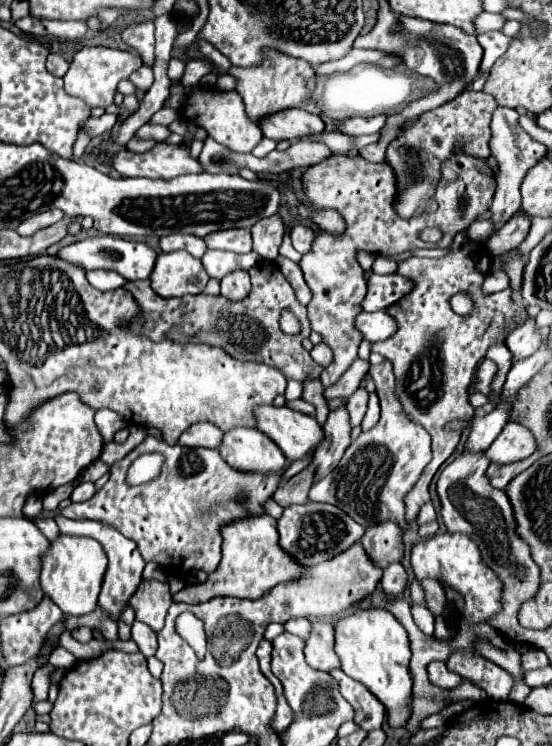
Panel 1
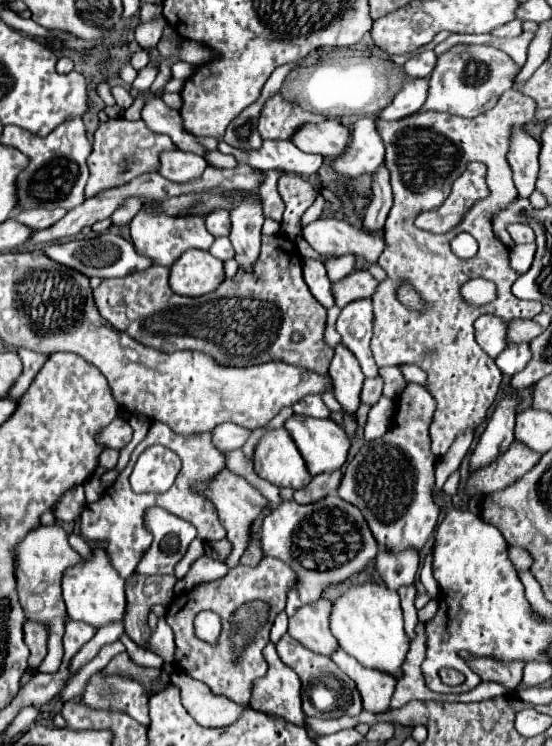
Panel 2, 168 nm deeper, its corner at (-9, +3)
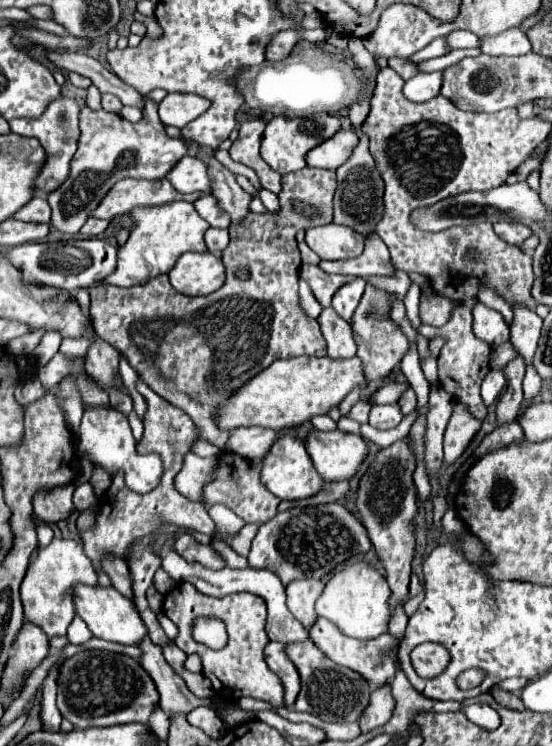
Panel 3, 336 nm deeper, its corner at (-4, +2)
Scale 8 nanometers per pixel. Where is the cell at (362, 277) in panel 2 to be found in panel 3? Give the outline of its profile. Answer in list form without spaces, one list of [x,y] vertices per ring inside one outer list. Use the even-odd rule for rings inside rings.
[[[301,265],[301,277],[305,277],[305,281],[309,281],[313,295],[317,297],[317,301],[321,301],[323,307],[331,307],[333,295],[351,279],[349,275],[327,275],[319,265]]]

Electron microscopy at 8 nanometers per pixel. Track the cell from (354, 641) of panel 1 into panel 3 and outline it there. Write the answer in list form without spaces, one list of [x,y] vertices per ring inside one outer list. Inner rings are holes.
[[[353,563],[335,573],[327,581],[321,597],[315,603],[315,611],[319,617],[325,617],[333,625],[337,625],[337,629],[347,637],[369,641],[387,633],[389,629],[391,621],[389,597],[391,589],[381,573],[377,573],[369,563]]]

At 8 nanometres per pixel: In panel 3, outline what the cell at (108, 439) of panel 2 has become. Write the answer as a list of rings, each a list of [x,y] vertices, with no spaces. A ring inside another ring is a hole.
[[[91,407],[83,413],[79,431],[75,433],[75,445],[77,445],[77,453],[81,457],[101,463],[109,473],[115,473],[117,469],[123,469],[125,483],[135,493],[149,493],[161,481],[159,479],[163,475],[161,457],[157,453],[137,455],[135,441],[133,441],[127,417],[123,413],[111,409],[111,407],[107,407],[107,409],[105,407]],[[97,433],[101,433],[101,435],[97,435]]]

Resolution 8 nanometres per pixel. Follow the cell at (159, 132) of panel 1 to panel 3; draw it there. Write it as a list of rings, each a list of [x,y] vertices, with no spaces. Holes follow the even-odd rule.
[[[153,99],[145,101],[143,119],[139,123],[129,123],[121,119],[117,113],[107,111],[91,111],[85,107],[81,111],[81,137],[79,149],[71,161],[69,181],[47,197],[53,217],[51,227],[61,233],[79,233],[83,223],[87,221],[89,211],[93,211],[101,199],[109,193],[109,189],[125,179],[163,179],[167,171],[187,153],[183,141],[173,139],[165,133],[165,125],[157,115],[157,103]]]

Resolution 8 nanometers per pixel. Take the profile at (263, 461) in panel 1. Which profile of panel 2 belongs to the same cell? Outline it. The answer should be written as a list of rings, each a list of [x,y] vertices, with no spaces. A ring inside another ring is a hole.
[[[286,428],[270,430],[254,452],[254,472],[278,488],[300,490],[312,476]]]

